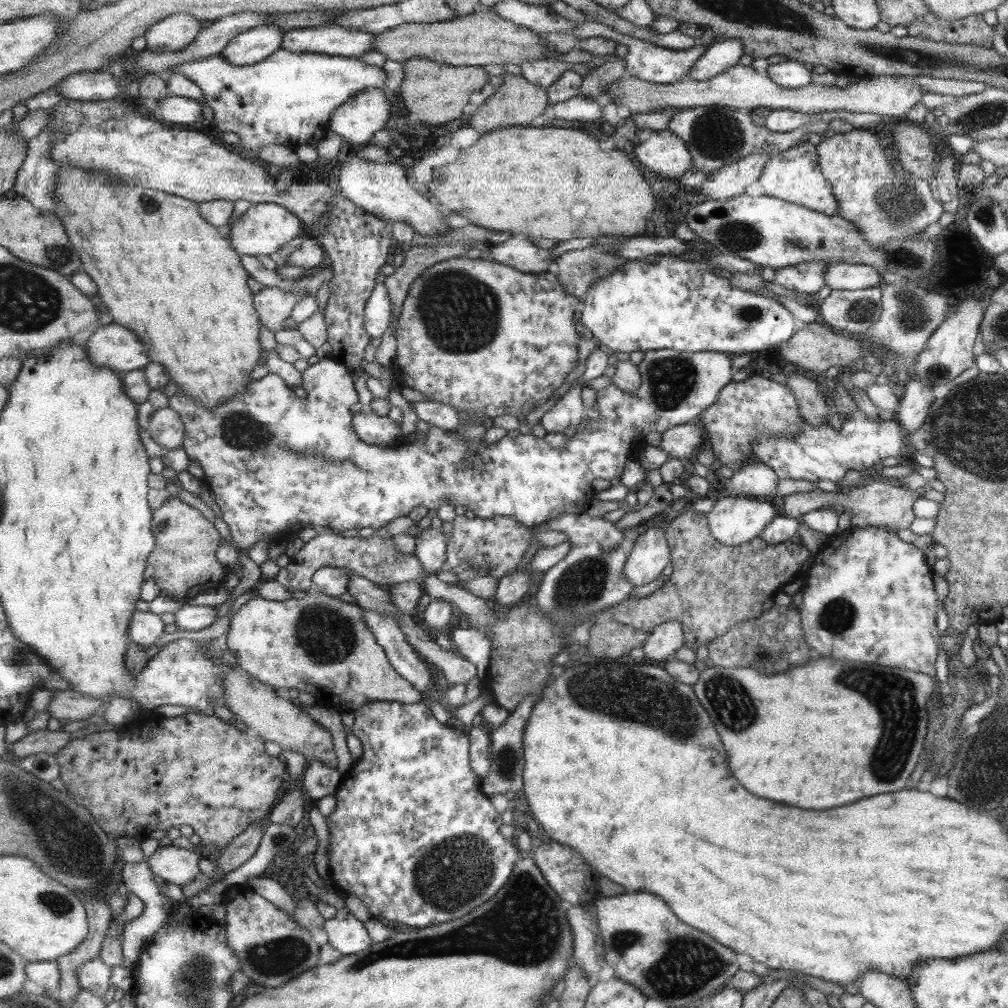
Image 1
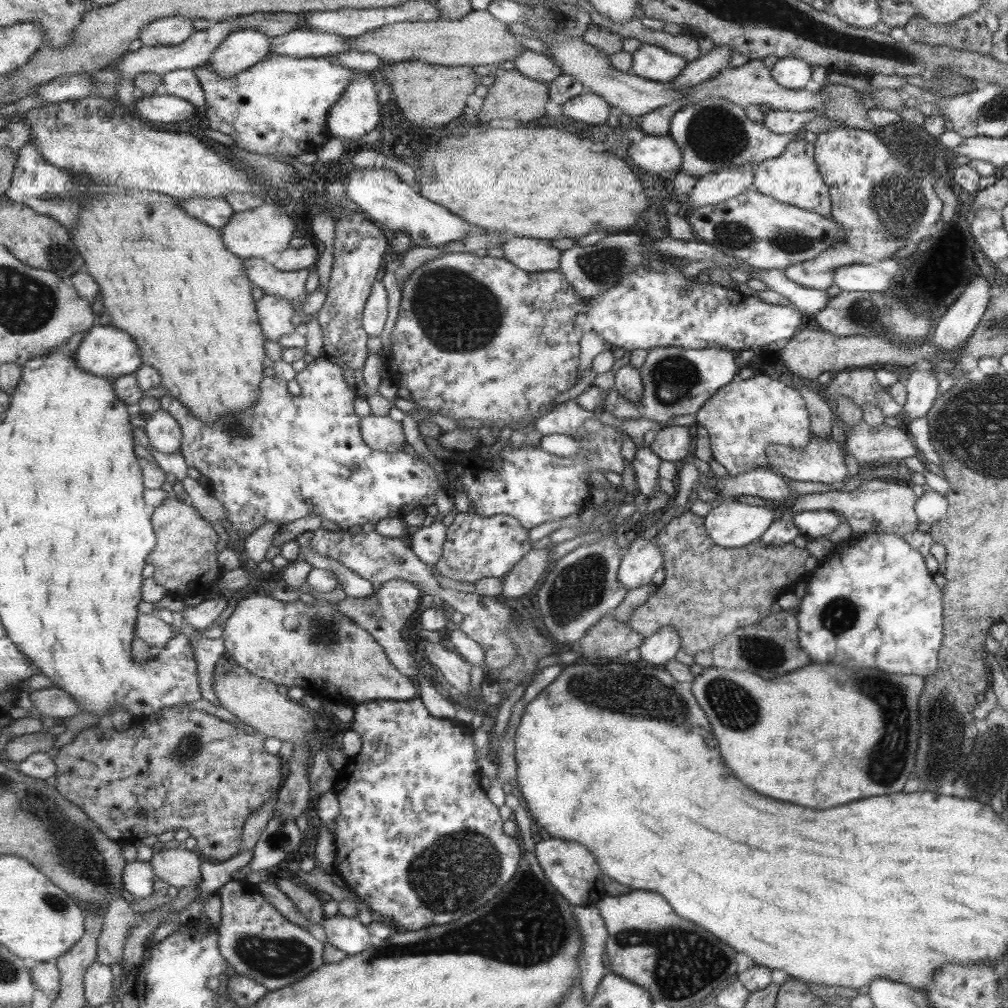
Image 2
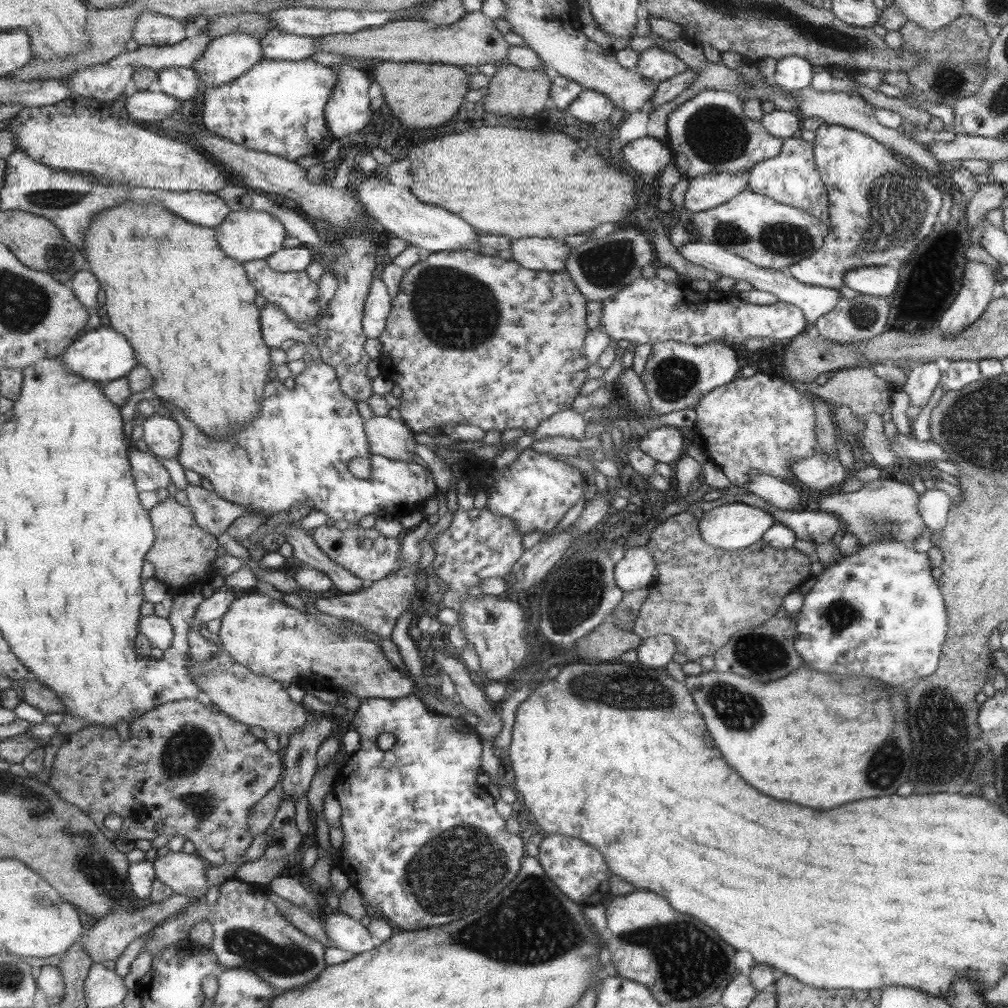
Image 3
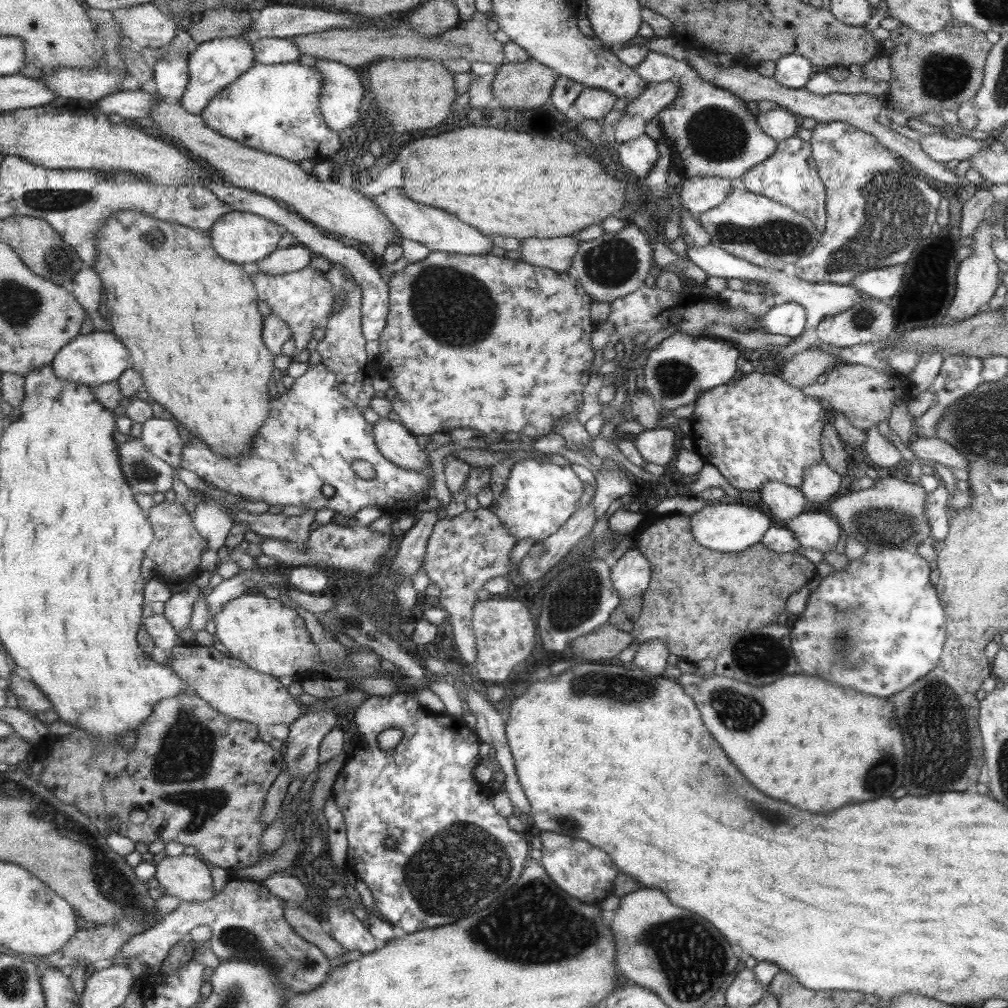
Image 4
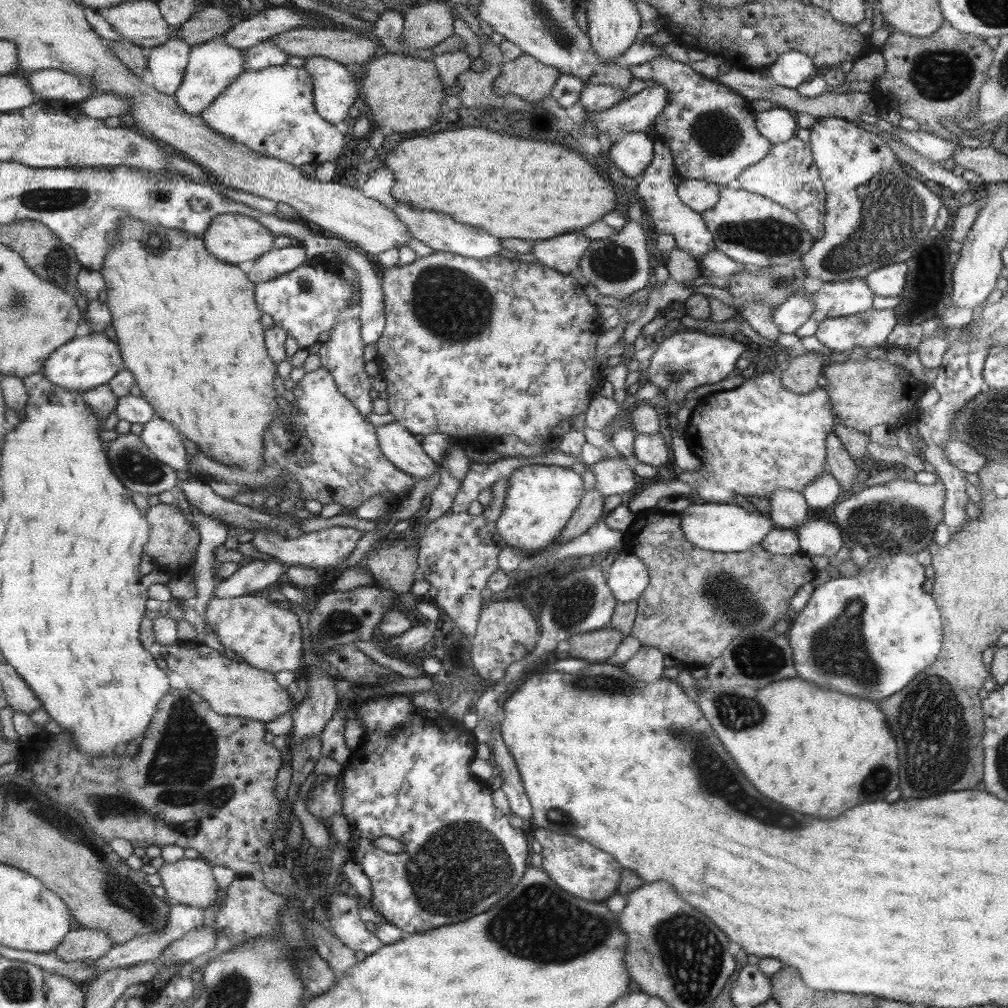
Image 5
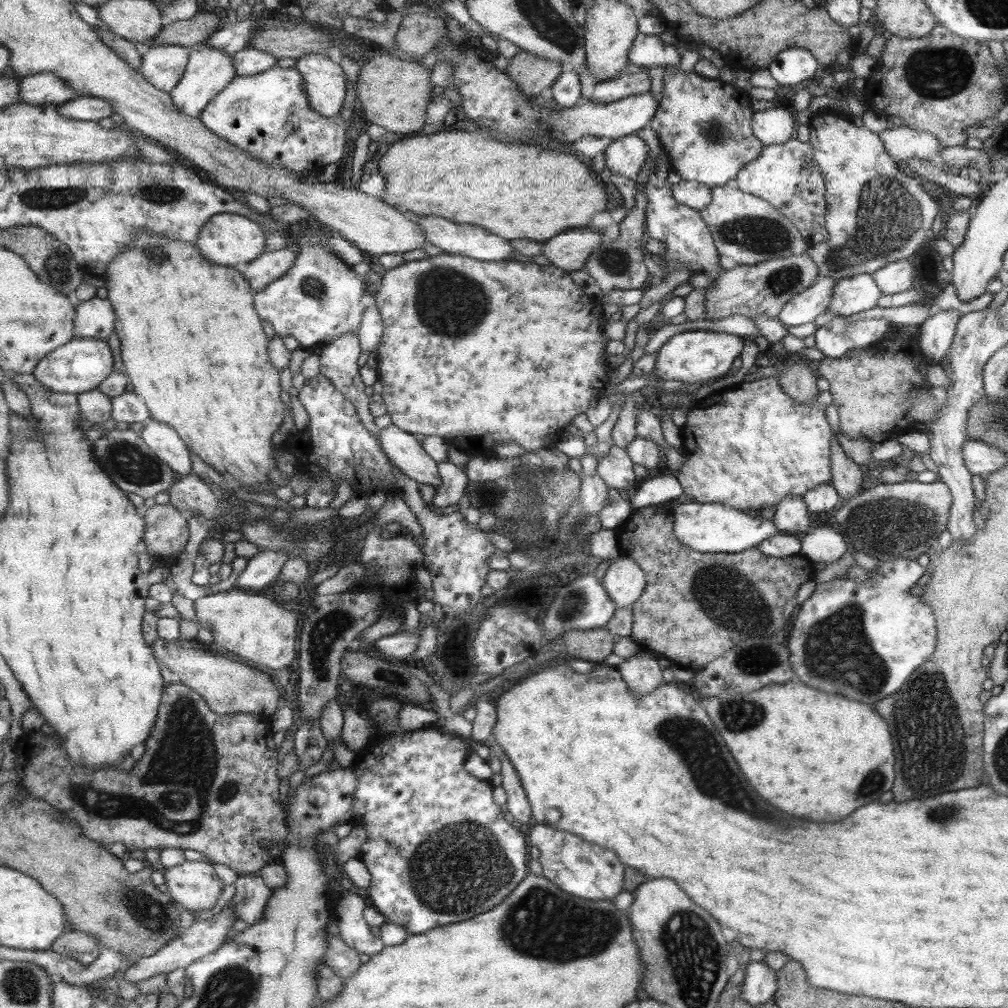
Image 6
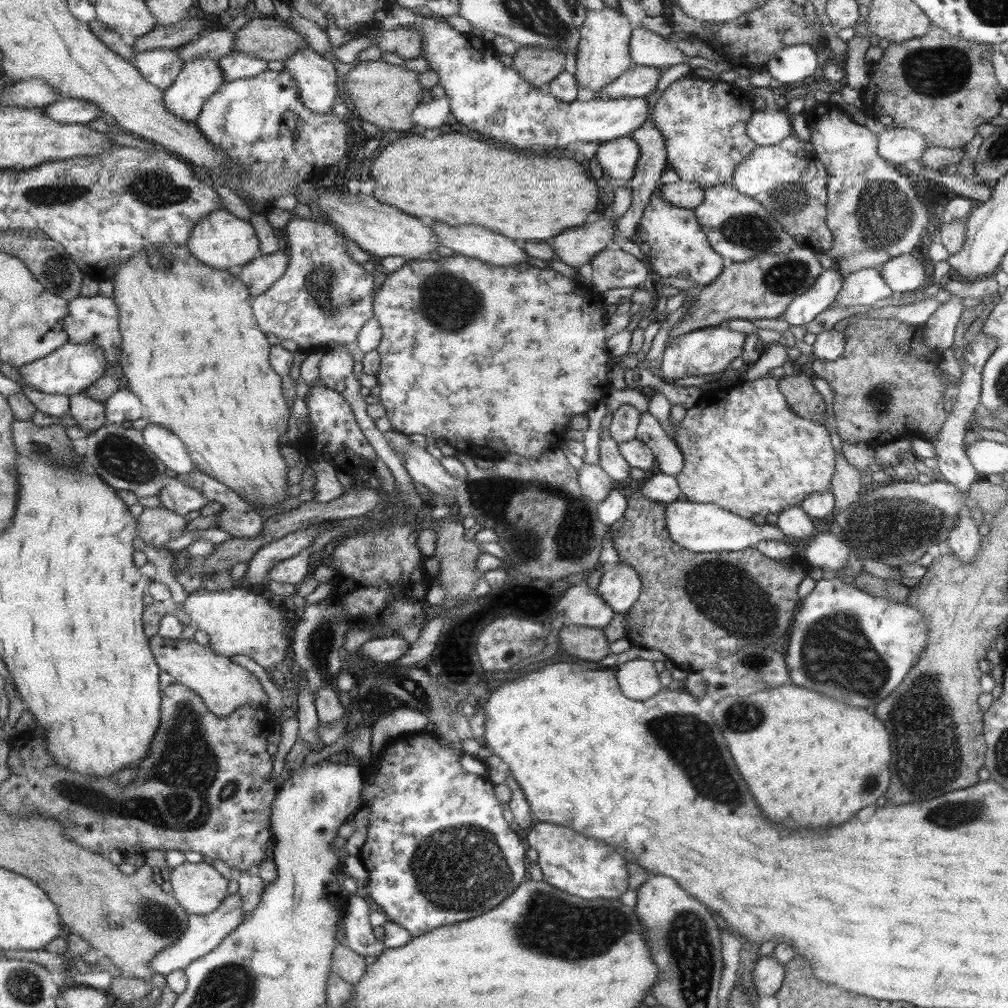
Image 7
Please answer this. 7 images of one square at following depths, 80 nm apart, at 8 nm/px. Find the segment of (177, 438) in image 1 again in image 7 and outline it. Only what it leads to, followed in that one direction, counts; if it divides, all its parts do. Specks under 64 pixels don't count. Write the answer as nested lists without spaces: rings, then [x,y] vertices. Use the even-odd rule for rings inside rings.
[[[149,423],[143,435],[147,446],[167,465],[170,473],[182,475],[193,471],[194,461],[187,446],[170,429]]]

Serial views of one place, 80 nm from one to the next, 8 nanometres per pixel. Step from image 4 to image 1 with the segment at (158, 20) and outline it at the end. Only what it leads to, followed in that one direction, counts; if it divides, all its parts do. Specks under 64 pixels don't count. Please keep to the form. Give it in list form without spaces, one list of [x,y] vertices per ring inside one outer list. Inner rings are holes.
[[[177,13],[155,23],[146,34],[146,49],[151,52],[179,52],[199,38],[206,23],[187,13]]]

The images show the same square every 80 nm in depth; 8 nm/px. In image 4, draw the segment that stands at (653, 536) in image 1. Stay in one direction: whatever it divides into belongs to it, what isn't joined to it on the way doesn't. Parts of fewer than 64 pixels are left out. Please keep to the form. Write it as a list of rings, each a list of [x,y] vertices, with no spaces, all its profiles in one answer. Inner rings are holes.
[[[629,549],[610,568],[610,581],[620,600],[633,598],[649,586],[652,569],[637,549]]]

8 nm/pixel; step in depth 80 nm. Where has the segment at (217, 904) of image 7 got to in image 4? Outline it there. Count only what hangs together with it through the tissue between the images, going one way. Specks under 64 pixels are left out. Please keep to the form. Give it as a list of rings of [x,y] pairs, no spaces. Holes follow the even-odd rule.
[[[199,854],[165,857],[158,865],[156,879],[166,895],[189,903],[203,903],[213,899],[212,868]]]

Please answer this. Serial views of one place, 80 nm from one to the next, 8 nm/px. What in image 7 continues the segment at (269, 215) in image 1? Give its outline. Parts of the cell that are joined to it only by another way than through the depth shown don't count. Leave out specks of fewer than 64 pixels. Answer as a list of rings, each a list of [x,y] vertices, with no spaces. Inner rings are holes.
[[[219,209],[204,216],[193,227],[187,247],[195,258],[219,270],[239,270],[253,259],[263,256],[255,228],[249,221],[234,216],[226,209]]]

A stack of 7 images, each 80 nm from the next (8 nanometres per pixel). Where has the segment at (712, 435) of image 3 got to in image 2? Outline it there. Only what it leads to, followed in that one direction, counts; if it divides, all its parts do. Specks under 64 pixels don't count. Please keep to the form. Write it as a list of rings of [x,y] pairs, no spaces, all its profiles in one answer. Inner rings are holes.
[[[762,373],[735,376],[731,383],[719,388],[694,417],[695,424],[707,431],[713,460],[725,468],[728,478],[735,478],[754,468],[771,469],[766,460],[768,447],[779,445],[801,450],[813,435],[809,410],[798,390]]]

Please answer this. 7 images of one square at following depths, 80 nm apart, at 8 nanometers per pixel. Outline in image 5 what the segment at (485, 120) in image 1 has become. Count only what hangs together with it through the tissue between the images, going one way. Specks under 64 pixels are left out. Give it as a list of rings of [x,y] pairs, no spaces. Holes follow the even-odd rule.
[[[524,53],[512,61],[502,62],[501,66],[500,74],[493,81],[495,95],[515,94],[530,103],[547,97],[561,74],[551,65],[544,65]]]

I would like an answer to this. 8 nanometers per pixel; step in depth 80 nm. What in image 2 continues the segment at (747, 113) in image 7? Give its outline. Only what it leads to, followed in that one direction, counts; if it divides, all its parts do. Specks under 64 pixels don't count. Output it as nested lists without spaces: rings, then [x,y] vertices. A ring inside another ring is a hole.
[[[640,44],[631,54],[629,72],[655,82],[668,83],[685,68],[685,59],[649,44]],[[707,99],[705,102],[691,103],[682,107],[668,124],[668,135],[680,152],[678,171],[689,176],[700,177],[719,172],[721,169],[737,168],[745,163],[759,164],[762,160],[777,158],[786,146],[797,137],[795,134],[775,134],[763,123],[753,122],[745,117],[744,109],[725,99]]]

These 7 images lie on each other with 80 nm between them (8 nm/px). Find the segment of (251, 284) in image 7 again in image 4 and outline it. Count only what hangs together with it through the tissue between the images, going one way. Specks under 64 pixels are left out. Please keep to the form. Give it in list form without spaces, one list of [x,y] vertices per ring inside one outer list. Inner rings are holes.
[[[294,244],[277,249],[266,259],[260,260],[256,271],[261,272],[264,277],[292,273],[307,268],[314,256],[315,253],[311,249],[301,244]]]

